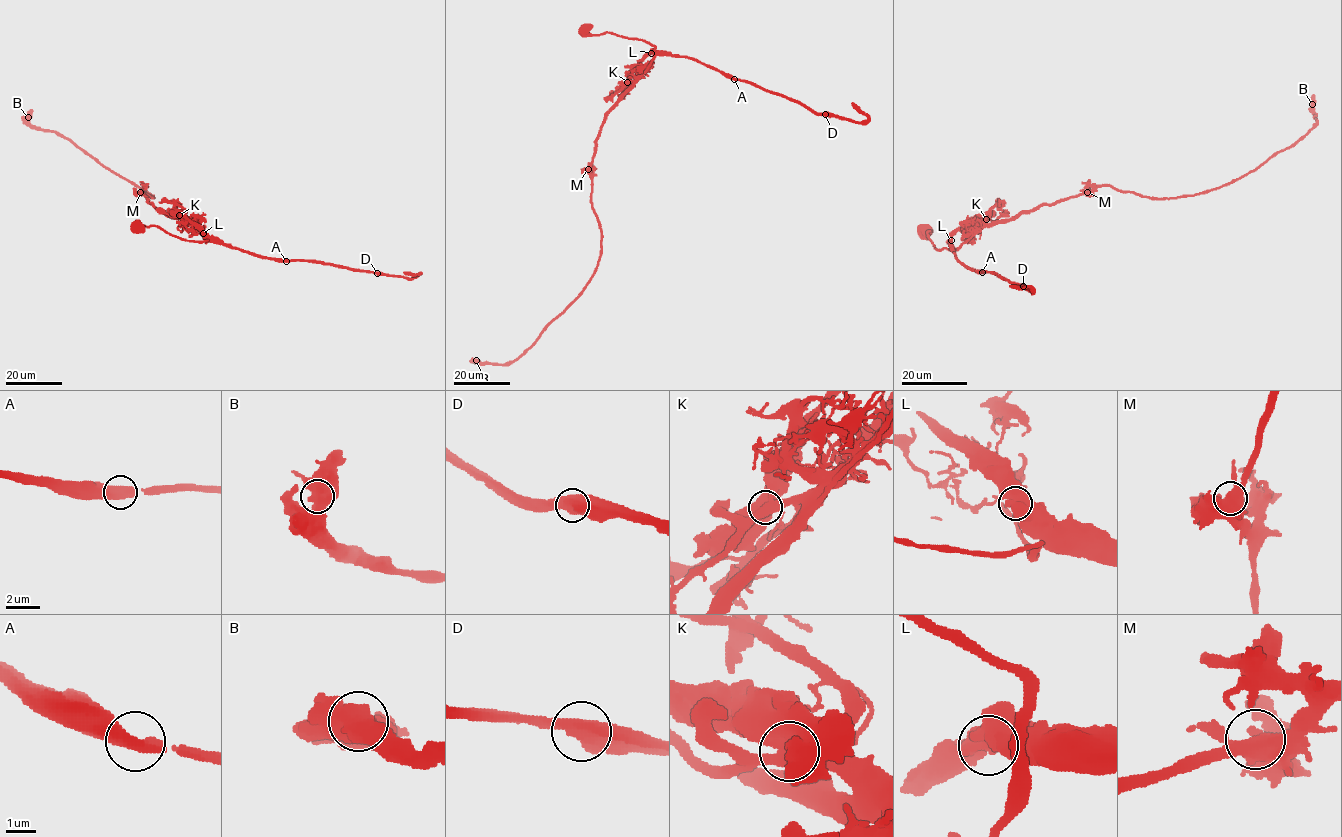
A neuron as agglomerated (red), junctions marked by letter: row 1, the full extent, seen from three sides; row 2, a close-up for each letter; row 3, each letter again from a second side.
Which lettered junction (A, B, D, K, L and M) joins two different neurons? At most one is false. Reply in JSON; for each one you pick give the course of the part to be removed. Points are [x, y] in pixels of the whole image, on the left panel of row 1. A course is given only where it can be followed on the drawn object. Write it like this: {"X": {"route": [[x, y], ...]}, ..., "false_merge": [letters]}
{"K": {"route": [[179, 215], [209, 236], [267, 258], [310, 260], [409, 278], [420, 273], [403, 272]]}, "false_merge": ["K"]}

